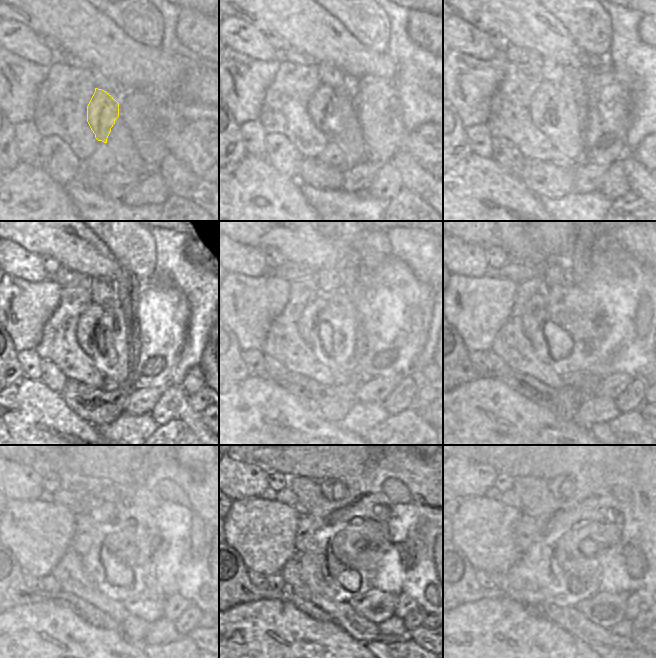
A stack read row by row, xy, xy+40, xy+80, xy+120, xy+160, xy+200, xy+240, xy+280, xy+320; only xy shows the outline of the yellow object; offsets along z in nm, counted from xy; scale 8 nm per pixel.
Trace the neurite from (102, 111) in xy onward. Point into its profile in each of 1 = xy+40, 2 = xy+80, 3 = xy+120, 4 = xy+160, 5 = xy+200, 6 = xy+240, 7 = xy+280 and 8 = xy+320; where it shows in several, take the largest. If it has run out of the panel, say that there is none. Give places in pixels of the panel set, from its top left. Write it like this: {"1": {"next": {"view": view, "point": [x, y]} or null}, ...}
{"1": {"next": {"view": "xy+40", "point": [328, 112]}}, "2": {"next": {"view": "xy+80", "point": [550, 111]}}, "3": {"next": {"view": "xy+120", "point": [87, 325]}}, "4": {"next": {"view": "xy+160", "point": [309, 320]}}, "5": {"next": {"view": "xy+200", "point": [535, 309]}}, "6": {"next": {"view": "xy+240", "point": [85, 527]}}, "7": {"next": {"view": "xy+280", "point": [306, 526]}}, "8": {"next": {"view": "xy+320", "point": [526, 528]}}}

